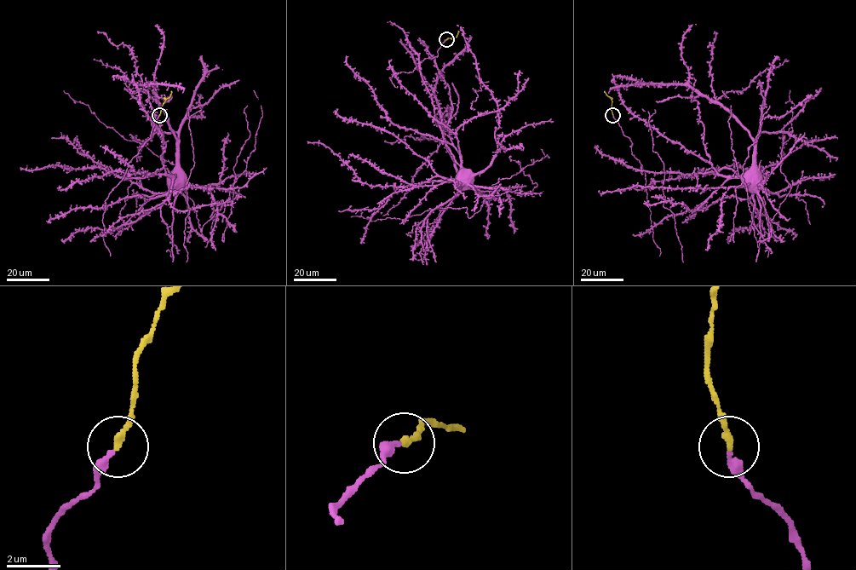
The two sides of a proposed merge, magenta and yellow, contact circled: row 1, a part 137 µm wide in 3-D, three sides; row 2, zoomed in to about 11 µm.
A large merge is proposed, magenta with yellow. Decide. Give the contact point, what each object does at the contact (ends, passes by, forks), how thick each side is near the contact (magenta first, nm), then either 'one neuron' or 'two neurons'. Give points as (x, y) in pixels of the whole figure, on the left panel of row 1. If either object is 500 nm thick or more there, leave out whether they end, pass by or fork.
place (159, 115); magenta ends; yellow ends; calibres 300 and 240 nm; one neuron

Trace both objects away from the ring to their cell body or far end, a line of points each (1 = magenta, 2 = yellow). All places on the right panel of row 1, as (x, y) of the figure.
1: (613, 116), (645, 173), (652, 228), (647, 231), (694, 209), (733, 177), (755, 183)
2: (613, 115), (611, 100), (604, 91)

